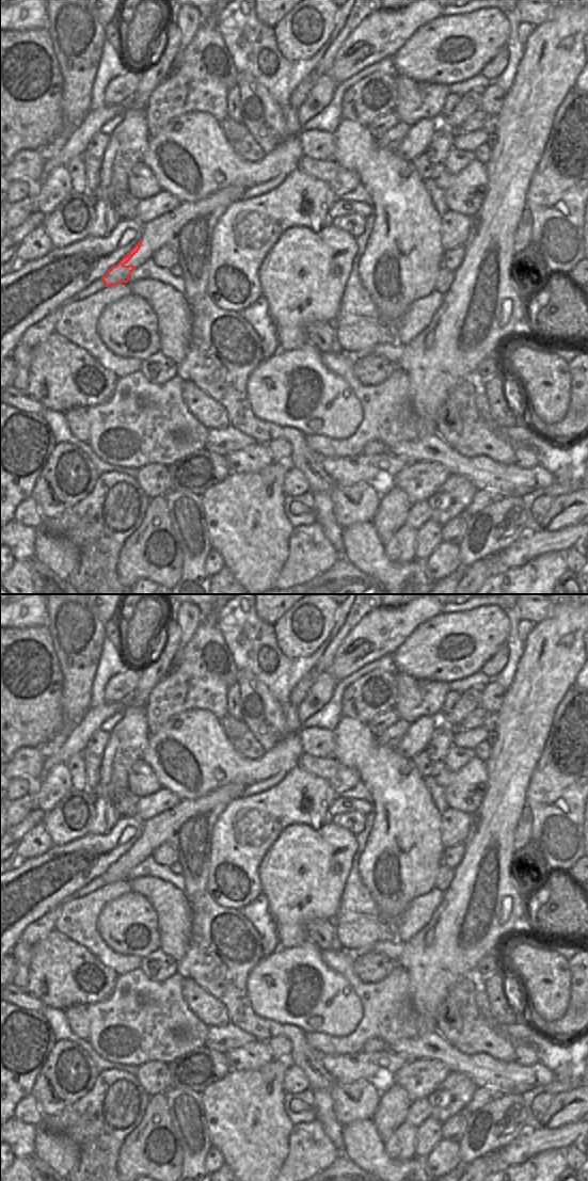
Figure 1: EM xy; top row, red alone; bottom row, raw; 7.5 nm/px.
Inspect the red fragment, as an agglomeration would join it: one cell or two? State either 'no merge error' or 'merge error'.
merge error

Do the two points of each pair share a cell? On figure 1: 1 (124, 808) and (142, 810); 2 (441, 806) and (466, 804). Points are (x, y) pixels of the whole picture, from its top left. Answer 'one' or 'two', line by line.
1: two
2: two

